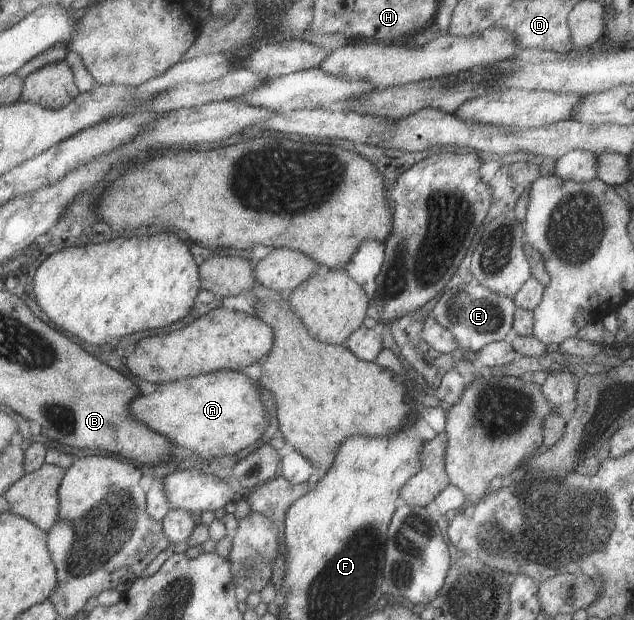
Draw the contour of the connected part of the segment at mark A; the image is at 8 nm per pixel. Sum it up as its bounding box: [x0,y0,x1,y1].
[131,371,269,461]

